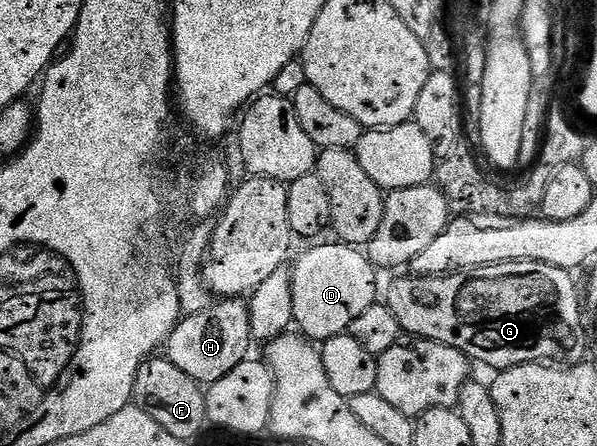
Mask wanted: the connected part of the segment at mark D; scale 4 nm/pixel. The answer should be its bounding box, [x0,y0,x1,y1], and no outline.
[290,243,379,343]

